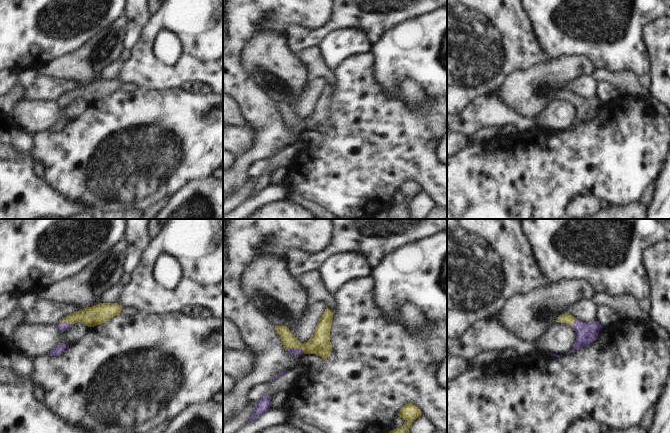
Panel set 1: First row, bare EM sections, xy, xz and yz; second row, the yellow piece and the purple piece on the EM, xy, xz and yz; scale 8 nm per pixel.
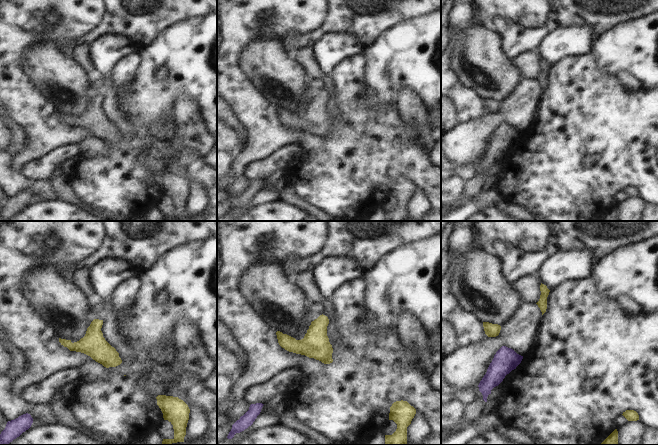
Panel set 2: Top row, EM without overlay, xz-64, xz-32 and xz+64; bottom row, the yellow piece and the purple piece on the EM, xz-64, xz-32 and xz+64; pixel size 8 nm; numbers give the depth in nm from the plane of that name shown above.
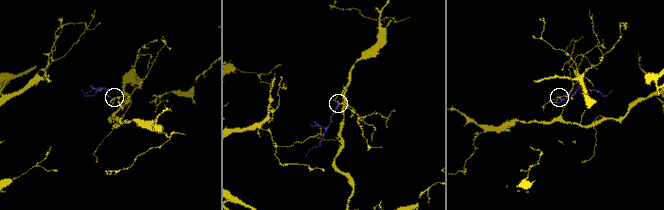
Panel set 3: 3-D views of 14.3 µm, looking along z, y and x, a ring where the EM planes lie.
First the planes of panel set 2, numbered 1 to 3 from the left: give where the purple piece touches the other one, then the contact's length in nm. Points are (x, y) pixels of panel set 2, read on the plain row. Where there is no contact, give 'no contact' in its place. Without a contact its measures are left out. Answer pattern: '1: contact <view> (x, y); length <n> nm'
1: no contact
2: no contact
3: no contact

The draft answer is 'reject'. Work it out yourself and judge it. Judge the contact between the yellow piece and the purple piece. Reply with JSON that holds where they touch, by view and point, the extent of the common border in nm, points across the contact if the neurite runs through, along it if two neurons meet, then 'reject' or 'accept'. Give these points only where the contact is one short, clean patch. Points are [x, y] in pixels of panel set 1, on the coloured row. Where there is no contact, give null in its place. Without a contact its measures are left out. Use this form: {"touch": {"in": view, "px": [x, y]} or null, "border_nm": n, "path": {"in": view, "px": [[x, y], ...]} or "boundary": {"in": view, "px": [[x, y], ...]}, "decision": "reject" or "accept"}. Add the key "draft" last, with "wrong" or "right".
{"touch": {"in": "xz", "px": [296, 348]}, "border_nm": 160, "path": {"in": "xz", "px": [[319, 344], [306, 348], [296, 348], [293, 351]]}, "decision": "accept", "draft": "wrong"}

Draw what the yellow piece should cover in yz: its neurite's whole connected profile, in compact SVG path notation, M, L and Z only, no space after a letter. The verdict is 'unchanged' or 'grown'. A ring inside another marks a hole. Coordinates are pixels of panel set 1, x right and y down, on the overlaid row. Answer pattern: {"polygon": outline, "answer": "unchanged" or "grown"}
{"polygon": "M562 313L556 322L568 324L576 333L576 342L570 352L590 345L597 339L597 336L602 328L601 323L597 320L593 323L583 323L568 313Z", "answer": "grown"}

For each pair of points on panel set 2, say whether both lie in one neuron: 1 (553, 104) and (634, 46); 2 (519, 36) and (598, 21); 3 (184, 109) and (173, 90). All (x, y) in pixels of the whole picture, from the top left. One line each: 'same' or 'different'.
1: different
2: same
3: different

